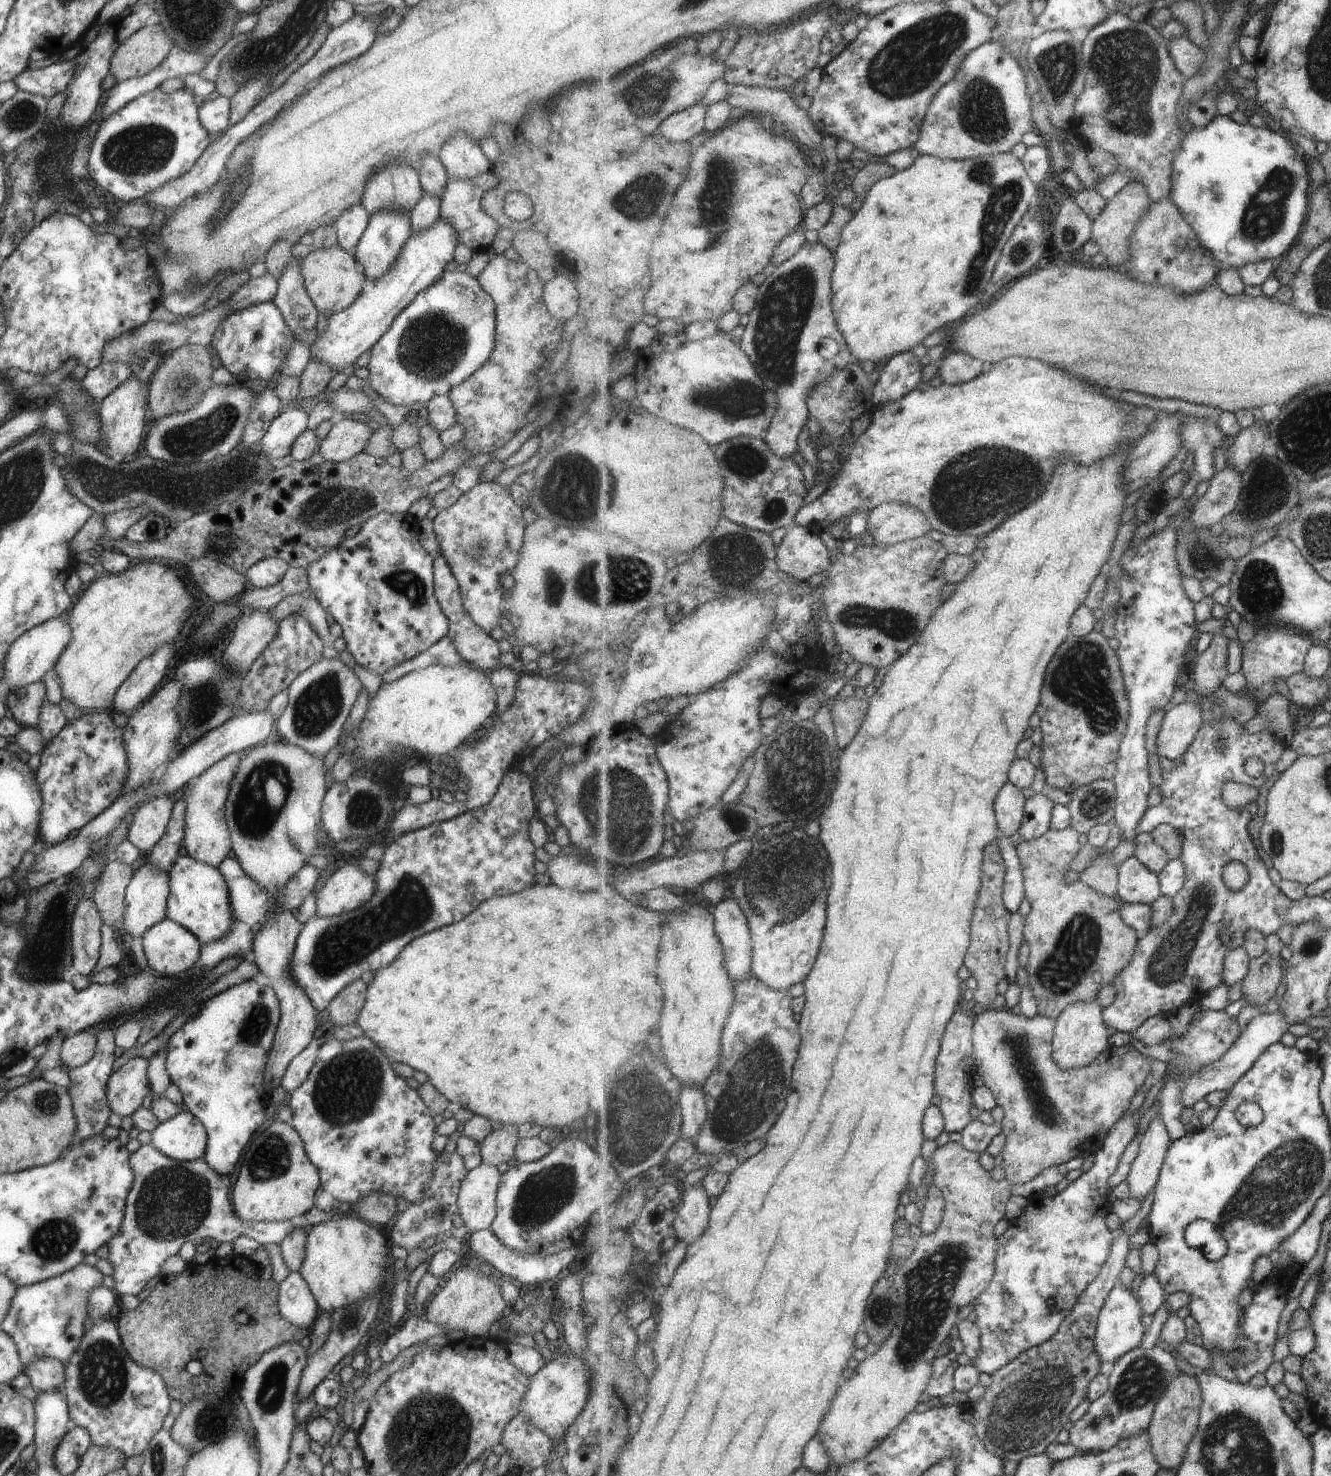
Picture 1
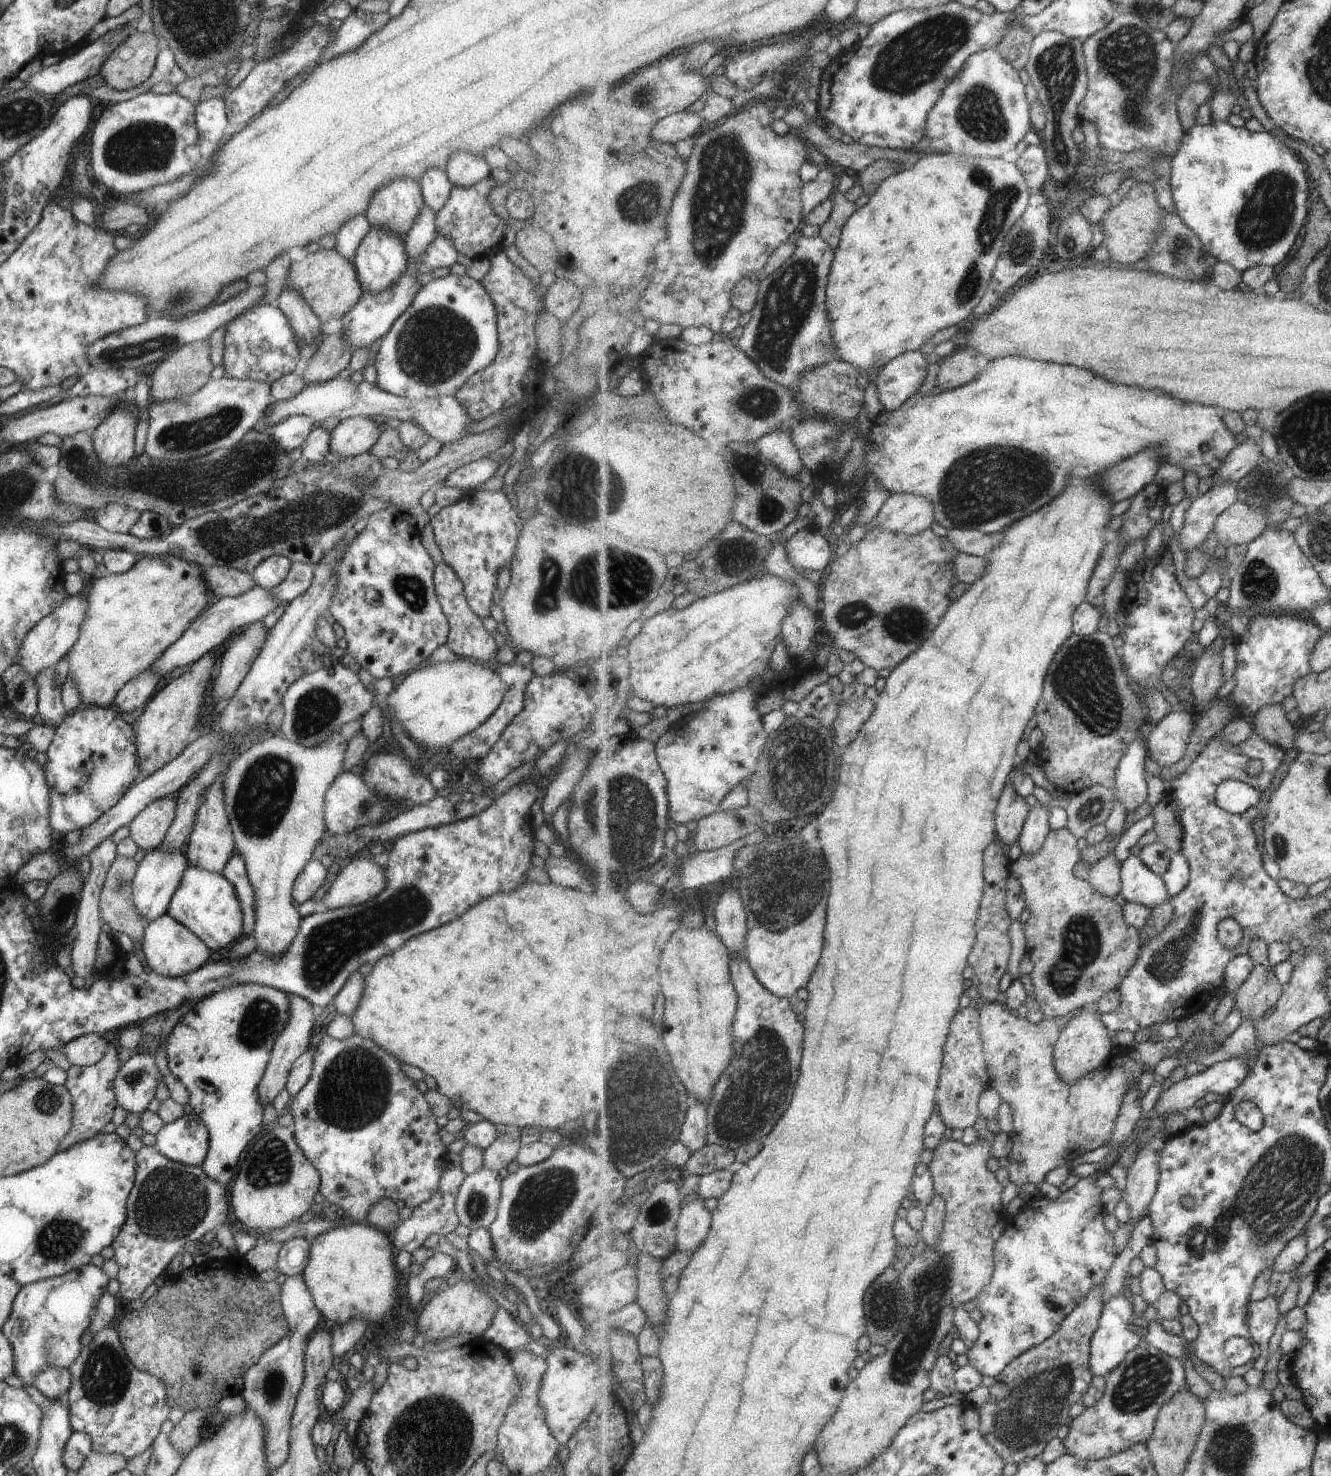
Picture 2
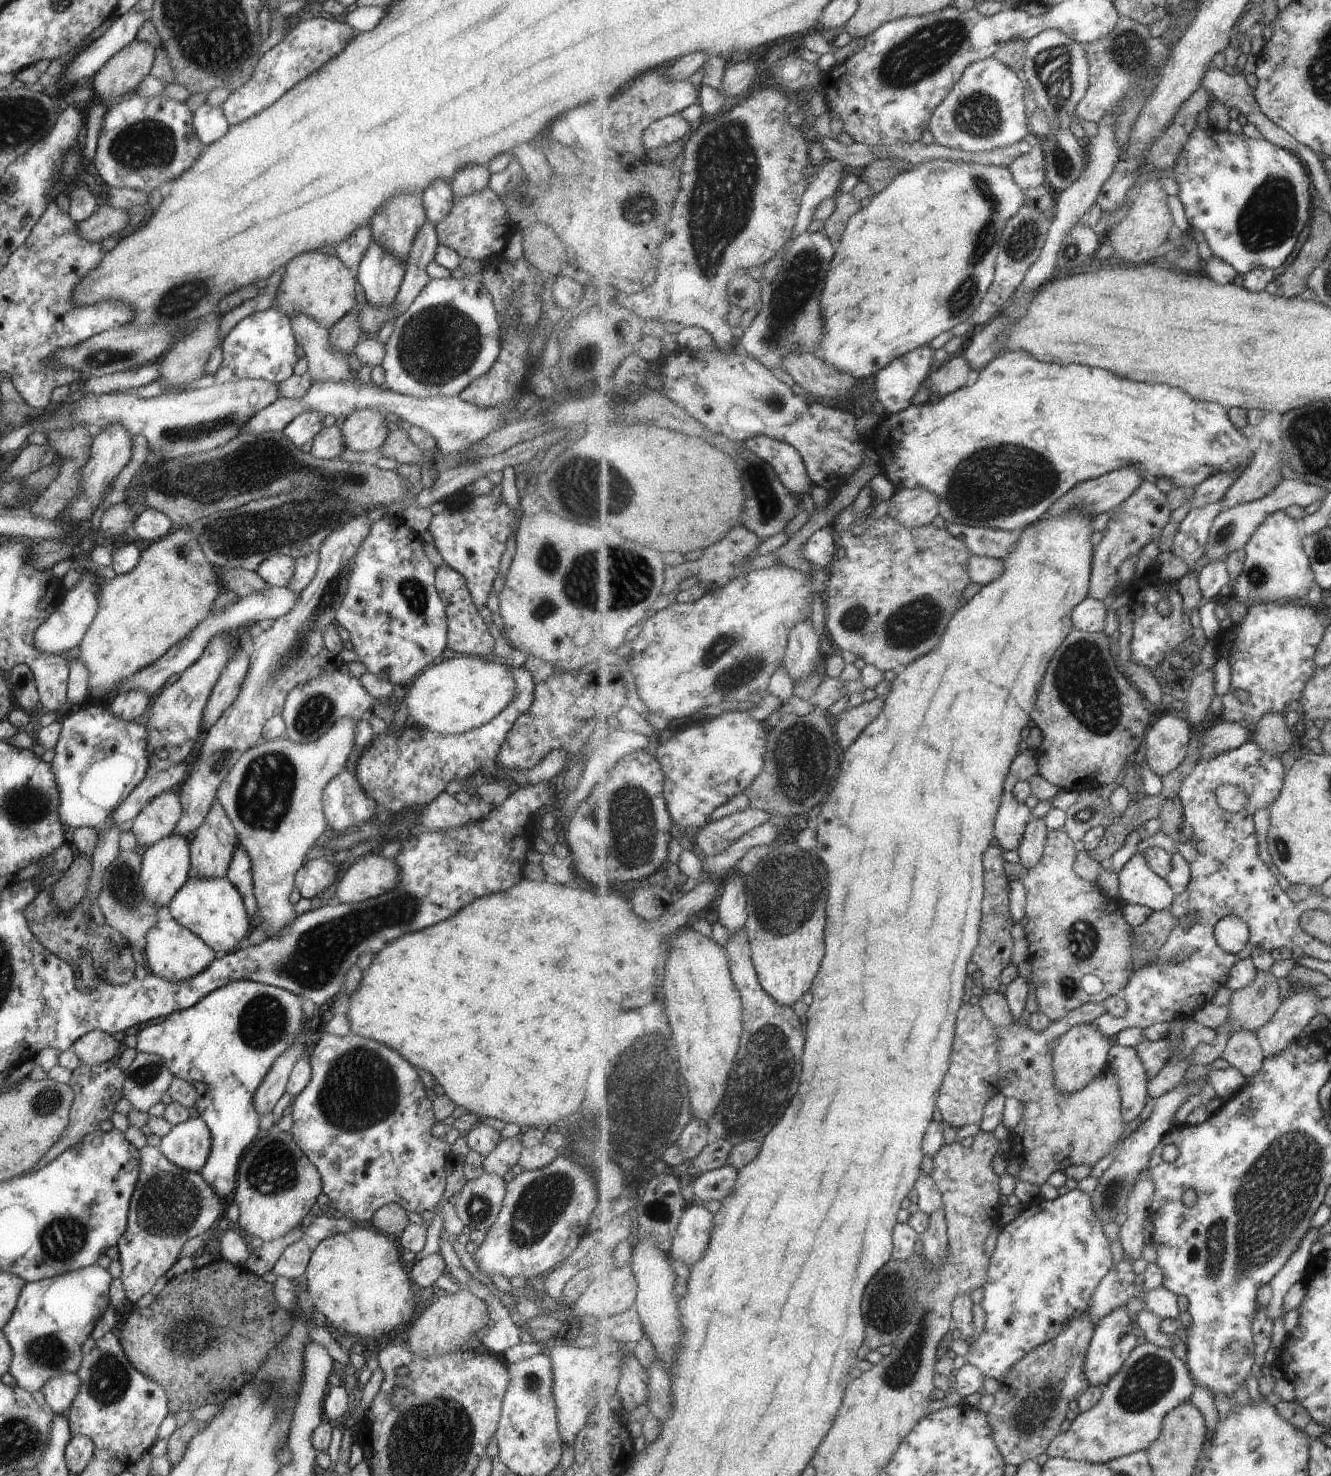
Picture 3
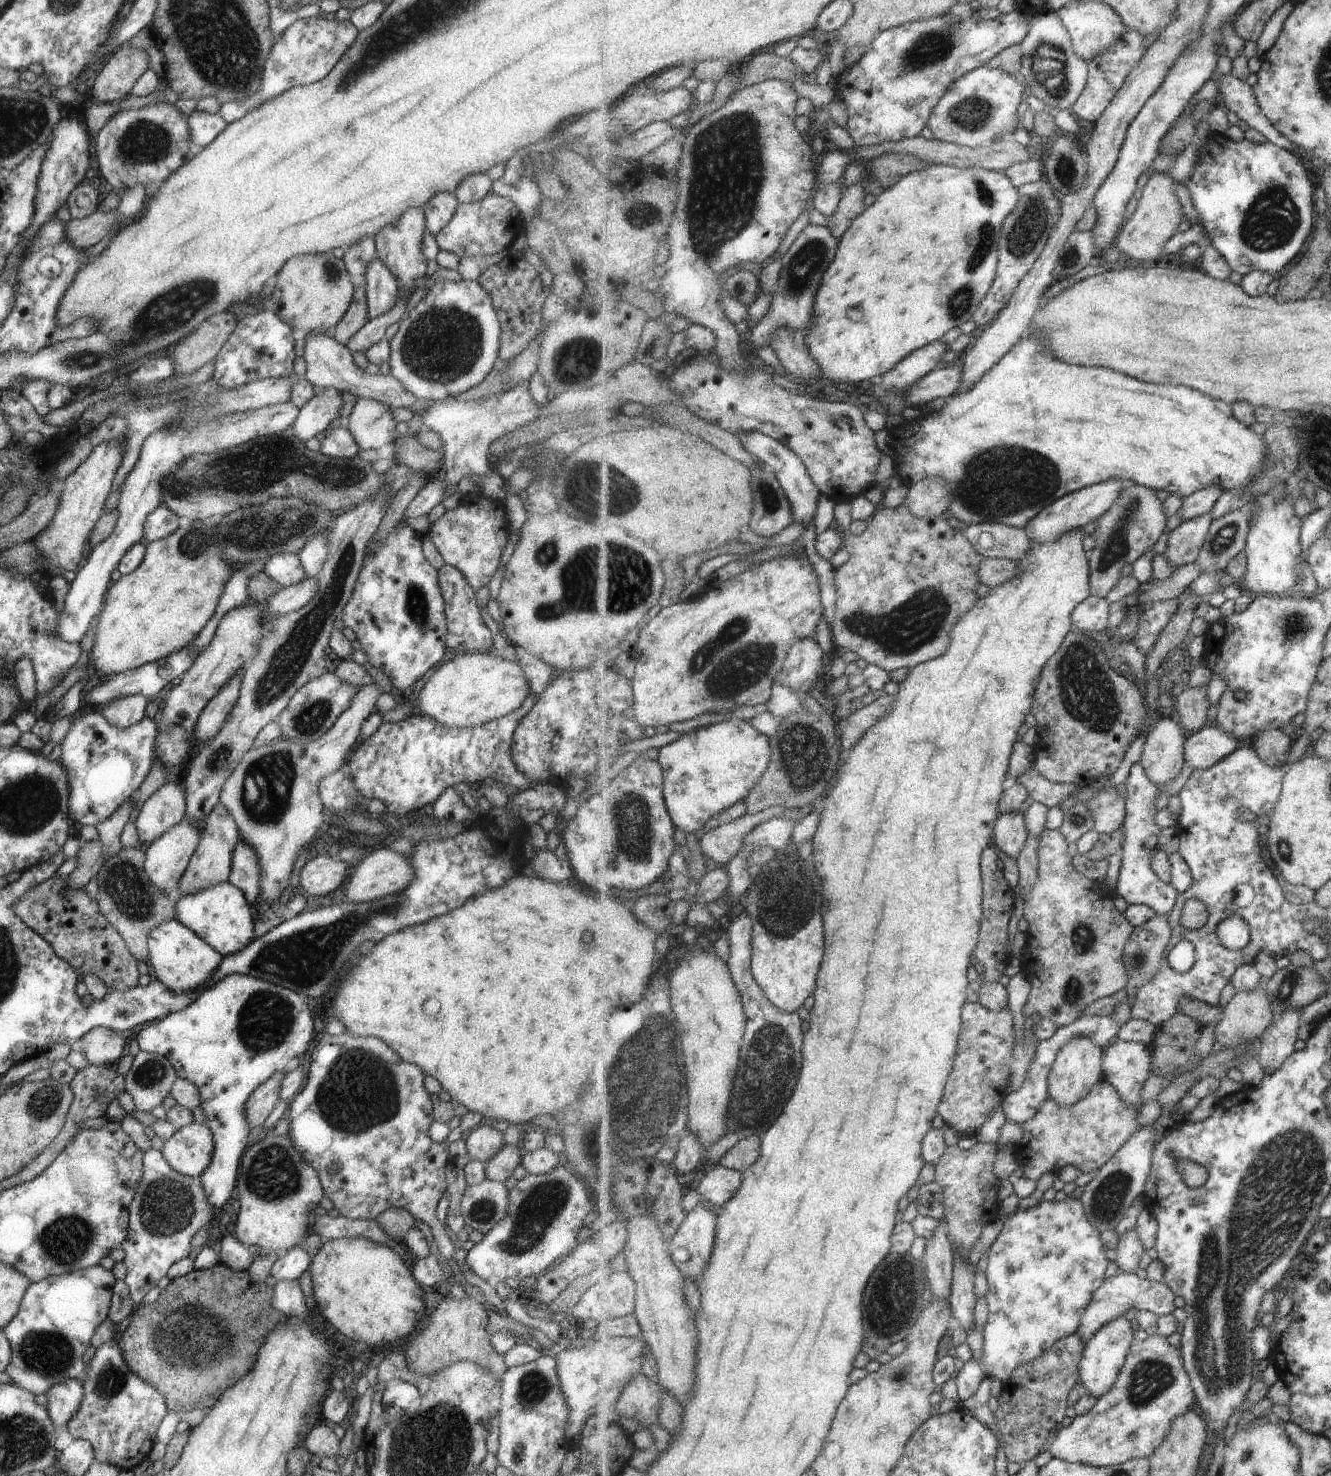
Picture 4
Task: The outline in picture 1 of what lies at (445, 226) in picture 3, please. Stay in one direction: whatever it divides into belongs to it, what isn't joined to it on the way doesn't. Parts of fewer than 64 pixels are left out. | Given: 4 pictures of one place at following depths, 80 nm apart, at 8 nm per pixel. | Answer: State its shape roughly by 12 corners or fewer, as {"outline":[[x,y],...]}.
{"outline":[[487,171],[448,176],[438,210],[472,252],[501,227],[480,208],[497,184]]}

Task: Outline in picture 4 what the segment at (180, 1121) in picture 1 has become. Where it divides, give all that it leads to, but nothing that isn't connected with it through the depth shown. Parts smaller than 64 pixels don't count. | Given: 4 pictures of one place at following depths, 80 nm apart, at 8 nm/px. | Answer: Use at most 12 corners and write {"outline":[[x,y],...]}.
{"outline":[[191,1121],[162,1141],[163,1158],[179,1174],[199,1179],[214,1140]]}

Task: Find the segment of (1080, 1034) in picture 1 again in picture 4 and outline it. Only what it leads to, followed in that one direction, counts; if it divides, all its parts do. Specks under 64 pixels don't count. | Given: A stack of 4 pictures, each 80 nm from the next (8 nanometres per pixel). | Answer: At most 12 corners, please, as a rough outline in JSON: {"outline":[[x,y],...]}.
{"outline":[[1075,1037],[1048,1076],[1048,1096],[1063,1107],[1105,1079],[1104,1050]]}

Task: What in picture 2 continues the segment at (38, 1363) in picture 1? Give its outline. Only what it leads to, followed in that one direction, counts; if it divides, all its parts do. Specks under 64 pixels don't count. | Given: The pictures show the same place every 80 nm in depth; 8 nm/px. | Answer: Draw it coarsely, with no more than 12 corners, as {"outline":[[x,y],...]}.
{"outline":[[45,1367],[29,1382],[49,1401],[64,1401],[67,1369]]}

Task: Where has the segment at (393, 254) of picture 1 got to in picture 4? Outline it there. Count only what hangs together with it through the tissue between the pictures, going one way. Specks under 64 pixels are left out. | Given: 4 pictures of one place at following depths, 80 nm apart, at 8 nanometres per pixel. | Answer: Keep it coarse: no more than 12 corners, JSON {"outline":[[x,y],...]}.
{"outline":[[374,257],[364,272],[366,320],[397,300],[396,278]]}

